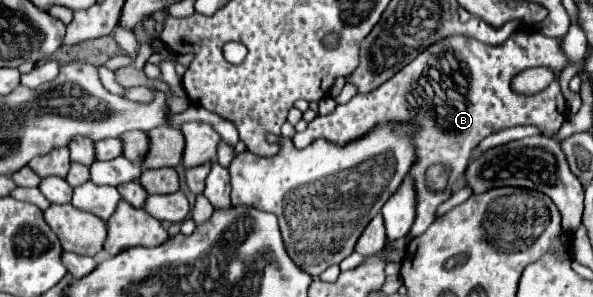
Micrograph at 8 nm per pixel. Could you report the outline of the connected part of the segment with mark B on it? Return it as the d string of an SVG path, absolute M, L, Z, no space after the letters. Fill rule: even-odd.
M516 32L506 42L498 44L498 46L480 44L478 40L464 38L464 36L444 38L442 42L428 46L426 52L418 54L418 58L414 58L408 66L404 66L398 74L394 74L388 82L384 82L376 90L372 90L368 94L356 94L348 104L336 106L336 110L332 114L316 116L304 132L298 132L292 138L292 142L296 148L306 148L316 138L326 138L334 144L346 144L352 138L358 138L358 136L366 134L368 130L372 130L376 122L382 122L382 118L408 118L406 122L418 122L422 126L422 130L418 130L418 138L414 138L414 142L418 142L418 150L416 150L418 164L412 168L412 176L416 180L416 190L418 190L418 206L416 206L416 222L414 222L410 234L420 236L430 226L430 222L434 222L436 208L444 200L450 198L450 194L452 194L450 186L458 178L462 178L462 170L466 170L466 162L472 156L472 150L488 134L504 130L504 128L512 128L512 126L530 124L530 126L538 126L542 130L542 134L552 136L562 126L562 122L566 120L566 102L562 98L560 88L546 88L534 96L520 96L510 90L510 80L520 70L526 70L526 68L546 66L546 68L551 68L557 76L560 76L563 69L568 66L568 58L561 49L561 41L559 38L546 38L536 32ZM436 162L442 162L448 168L448 186L442 192L430 190L424 182L424 172Z

